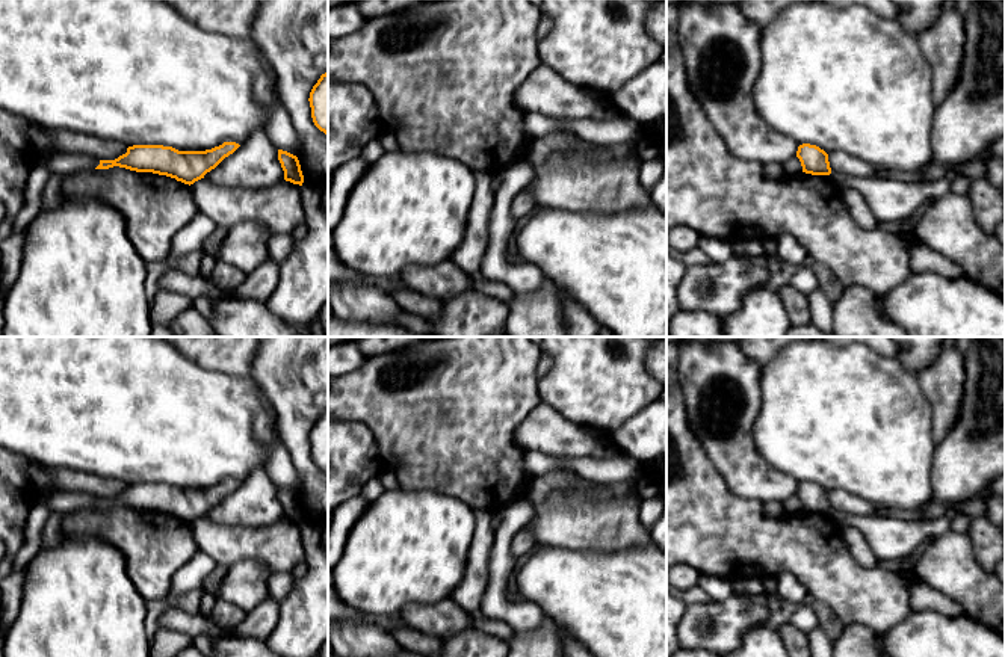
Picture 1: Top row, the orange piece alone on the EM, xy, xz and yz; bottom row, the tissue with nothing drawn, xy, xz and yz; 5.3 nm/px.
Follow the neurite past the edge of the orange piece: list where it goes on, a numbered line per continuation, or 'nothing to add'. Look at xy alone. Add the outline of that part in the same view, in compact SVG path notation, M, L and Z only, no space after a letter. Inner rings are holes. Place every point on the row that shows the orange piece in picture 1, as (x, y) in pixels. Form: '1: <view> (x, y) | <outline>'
1: xy (64, 163) | M51 153L45 165L51 174L70 175L83 169L95 169L100 160L85 154Z

